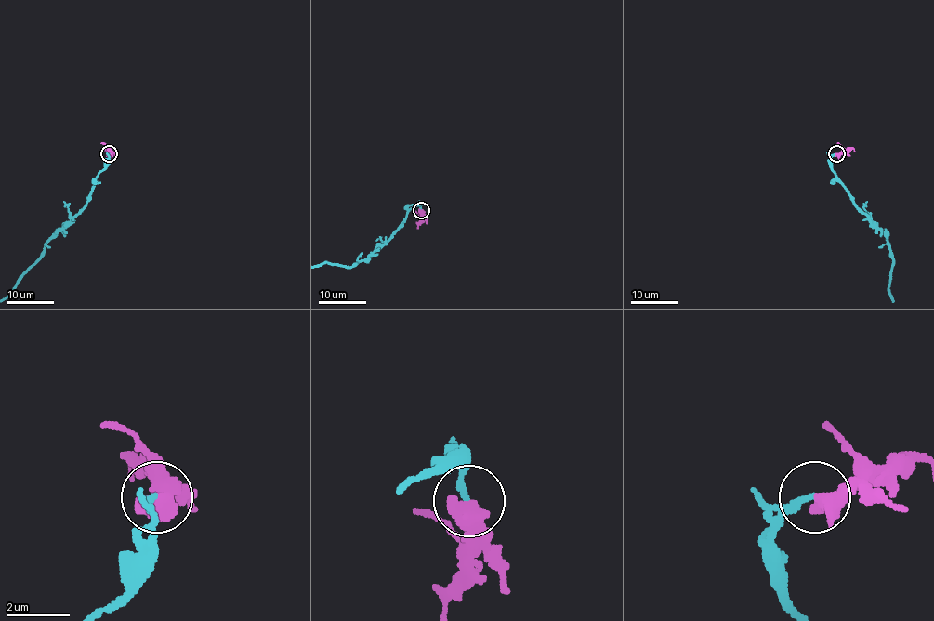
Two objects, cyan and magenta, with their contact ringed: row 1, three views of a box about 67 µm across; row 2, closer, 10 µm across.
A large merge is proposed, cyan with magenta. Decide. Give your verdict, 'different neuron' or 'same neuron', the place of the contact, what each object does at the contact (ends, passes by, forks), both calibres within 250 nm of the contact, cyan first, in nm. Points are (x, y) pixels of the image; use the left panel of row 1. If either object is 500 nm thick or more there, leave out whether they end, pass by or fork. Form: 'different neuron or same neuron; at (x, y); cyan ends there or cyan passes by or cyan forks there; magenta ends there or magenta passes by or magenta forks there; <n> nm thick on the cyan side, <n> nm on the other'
same neuron; at (109, 153); 190 nm thick on the cyan side, 650 nm on the other

